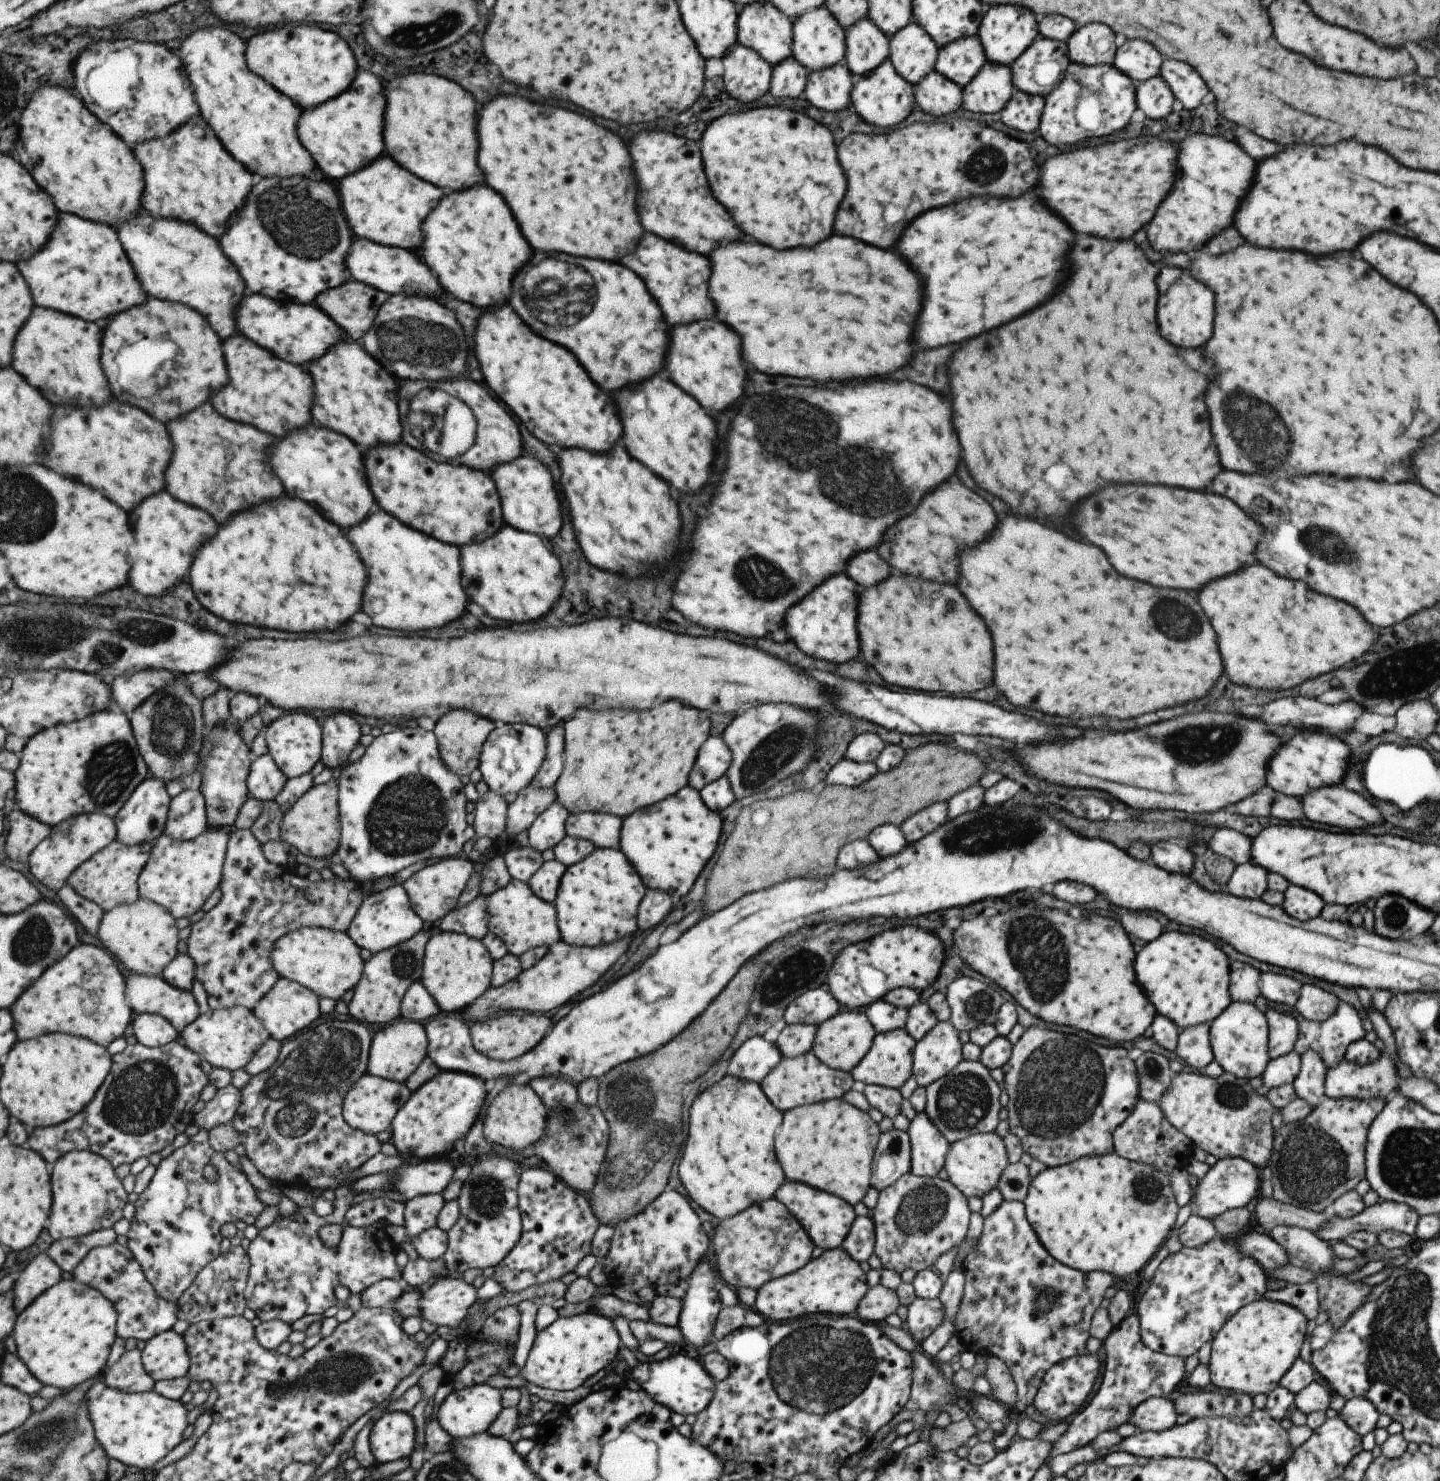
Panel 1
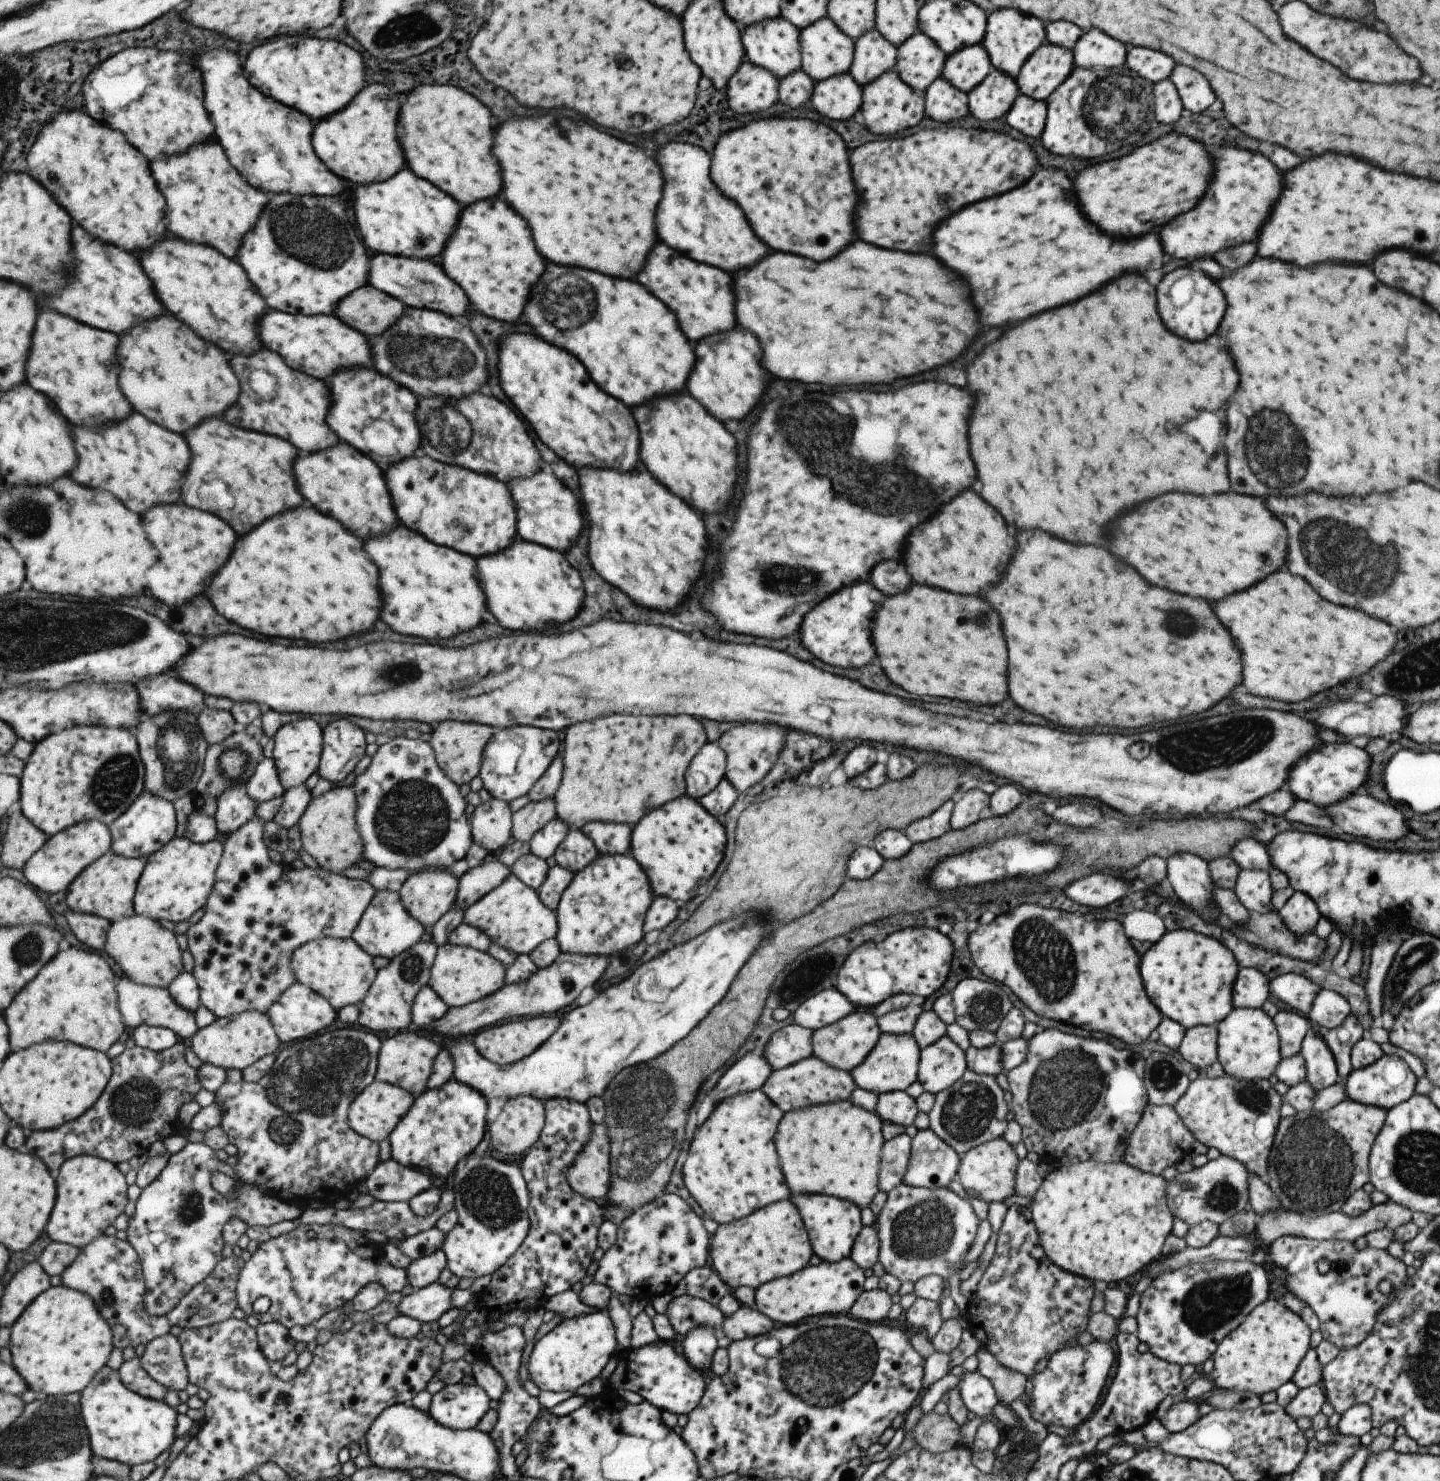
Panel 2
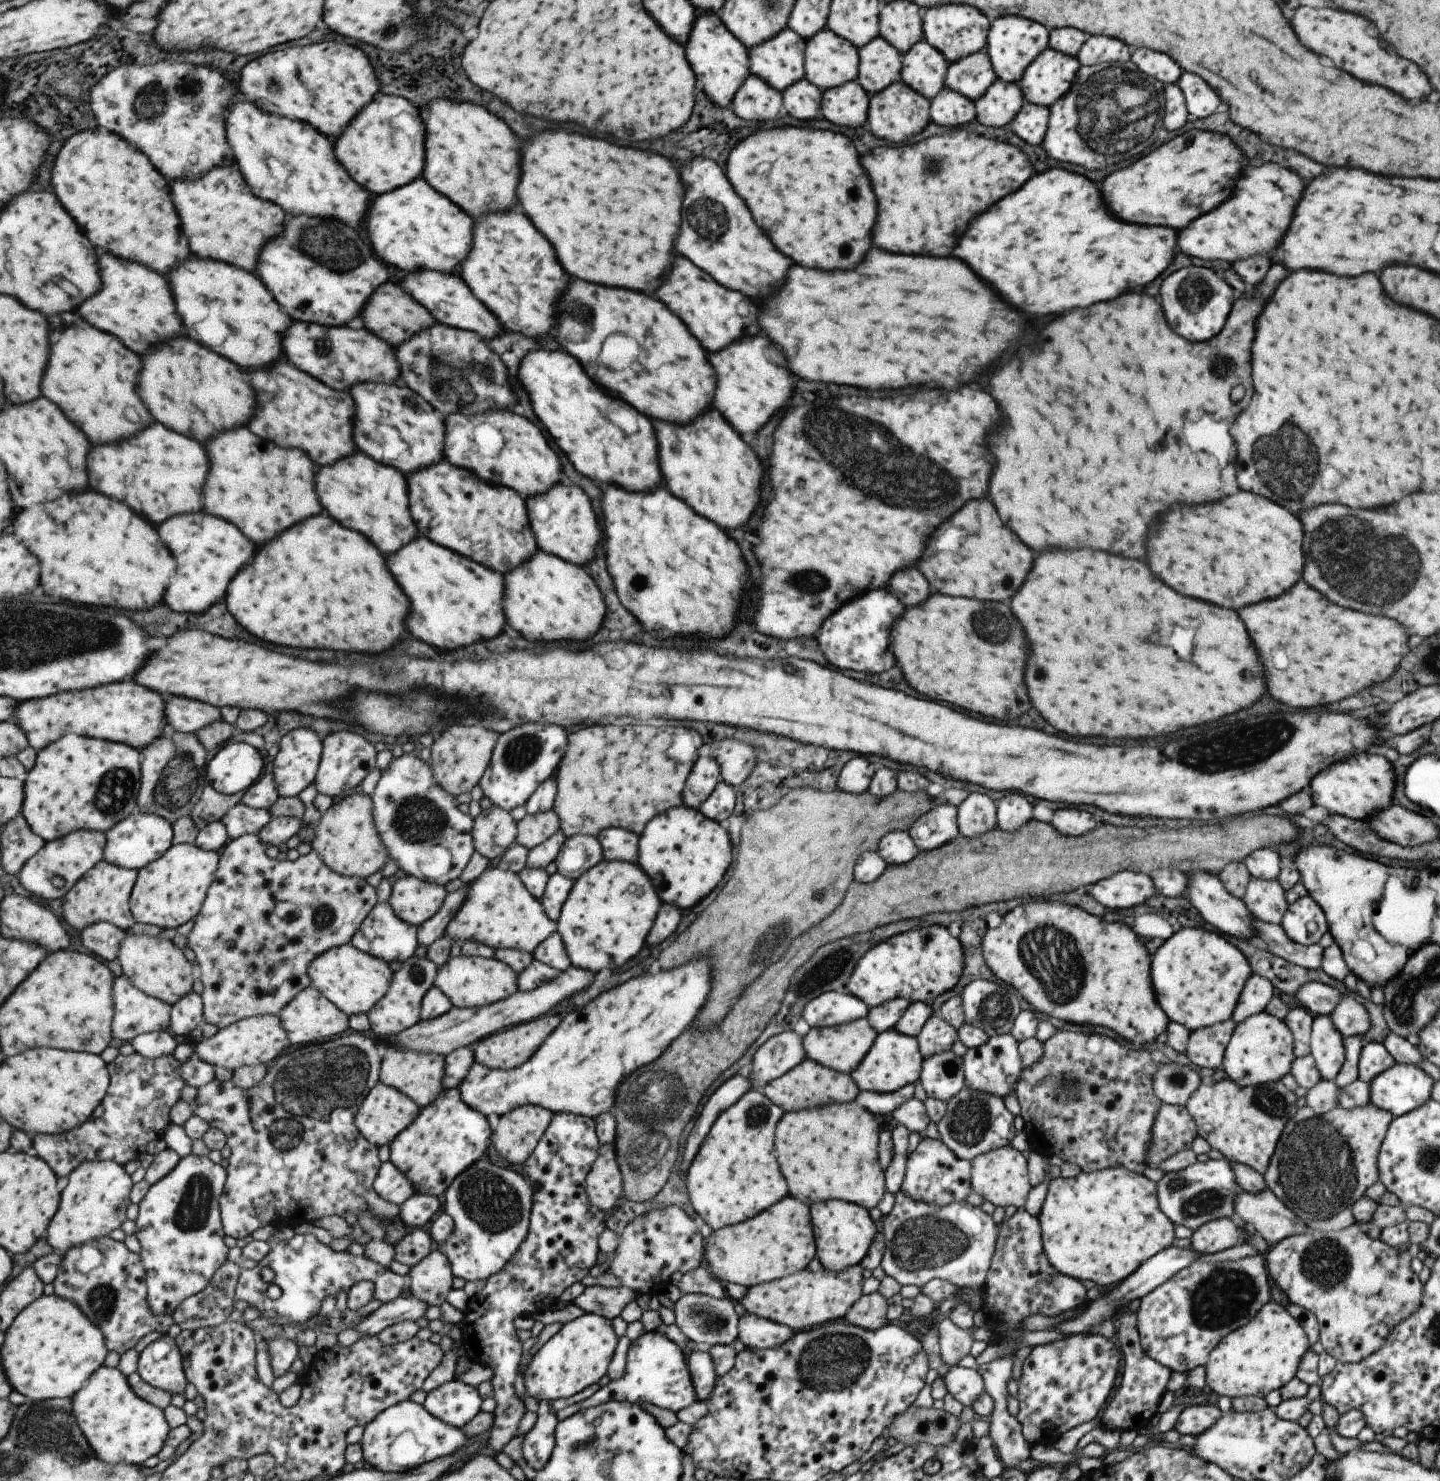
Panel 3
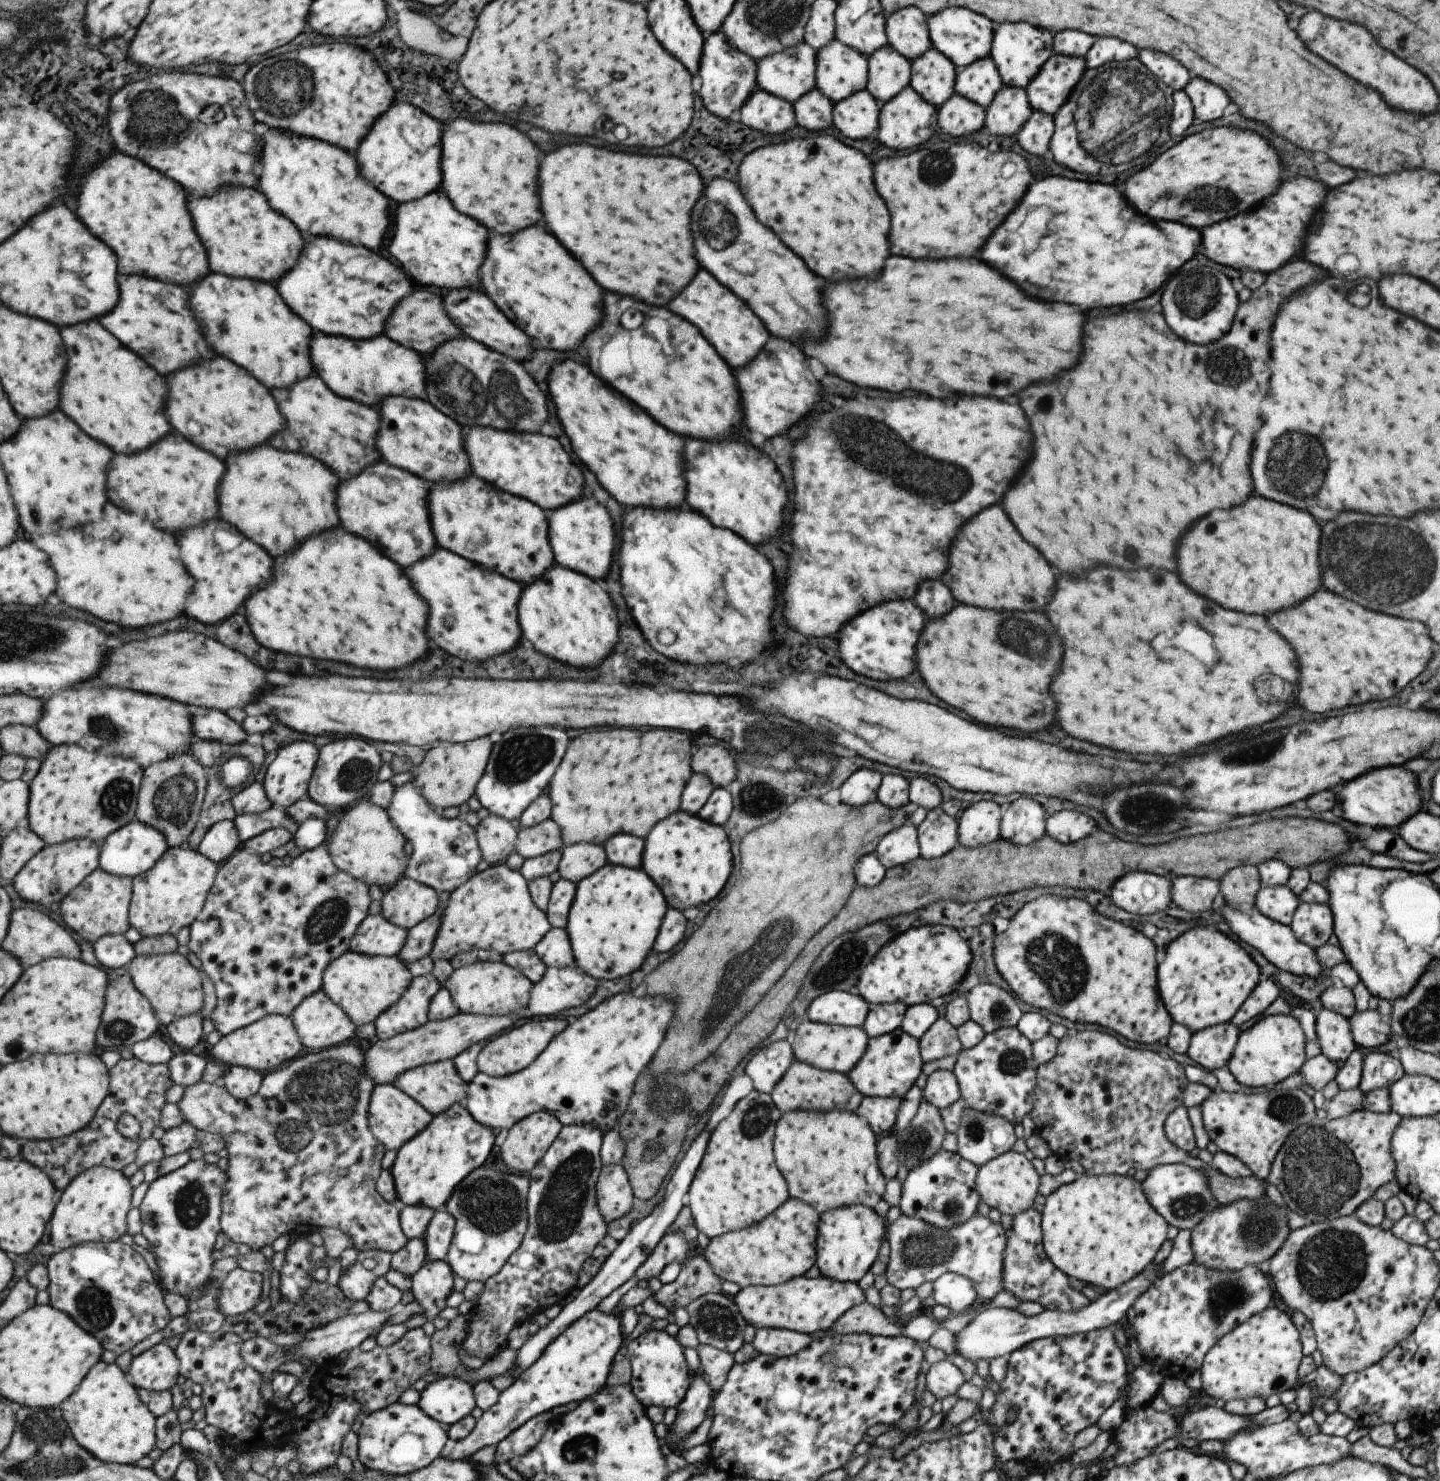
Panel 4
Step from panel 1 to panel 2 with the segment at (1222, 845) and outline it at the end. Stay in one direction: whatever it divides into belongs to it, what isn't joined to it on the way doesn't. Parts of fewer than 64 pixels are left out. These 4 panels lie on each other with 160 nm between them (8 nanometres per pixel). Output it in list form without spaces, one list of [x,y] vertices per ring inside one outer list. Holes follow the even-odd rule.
[[[1253,838],[1236,842],[1230,850],[1229,856],[1240,869],[1257,869],[1267,871],[1271,868],[1267,846]]]

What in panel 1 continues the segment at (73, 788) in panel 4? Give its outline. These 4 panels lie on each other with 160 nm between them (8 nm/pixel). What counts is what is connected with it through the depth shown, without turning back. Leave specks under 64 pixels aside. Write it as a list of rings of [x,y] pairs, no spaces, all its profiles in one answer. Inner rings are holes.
[[[117,704],[111,710],[93,714],[77,724],[61,724],[45,734],[37,734],[21,752],[21,766],[16,770],[16,806],[49,826],[61,825],[82,814],[101,813],[116,818],[139,785],[147,779],[148,763],[137,746],[129,718]]]

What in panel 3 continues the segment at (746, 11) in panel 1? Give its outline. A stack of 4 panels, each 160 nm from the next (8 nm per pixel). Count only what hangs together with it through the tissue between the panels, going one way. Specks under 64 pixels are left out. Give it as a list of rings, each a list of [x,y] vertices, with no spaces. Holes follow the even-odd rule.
[[[785,27],[773,38],[748,50],[751,75],[782,93],[804,78],[805,40]]]

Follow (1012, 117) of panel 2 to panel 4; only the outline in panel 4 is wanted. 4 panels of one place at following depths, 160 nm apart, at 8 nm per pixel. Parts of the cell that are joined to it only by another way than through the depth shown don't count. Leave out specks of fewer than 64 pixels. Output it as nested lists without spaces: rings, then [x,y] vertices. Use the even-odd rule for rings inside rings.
[[[1032,110],[1025,124],[1016,134],[1019,146],[1035,156],[1048,156],[1050,138],[1054,131],[1051,115]]]

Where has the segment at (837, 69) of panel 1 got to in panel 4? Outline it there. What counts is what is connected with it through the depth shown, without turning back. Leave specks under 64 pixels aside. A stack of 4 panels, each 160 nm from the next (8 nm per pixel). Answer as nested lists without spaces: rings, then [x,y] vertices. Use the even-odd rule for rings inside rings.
[[[865,89],[833,104],[832,124],[843,136],[851,140],[874,136],[881,104]]]

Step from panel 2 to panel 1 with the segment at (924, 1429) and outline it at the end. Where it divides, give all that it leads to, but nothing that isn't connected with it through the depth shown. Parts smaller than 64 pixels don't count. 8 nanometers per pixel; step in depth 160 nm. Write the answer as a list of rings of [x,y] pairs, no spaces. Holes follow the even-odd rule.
[[[965,1415],[962,1420],[949,1423],[945,1427],[931,1426],[928,1436],[929,1444],[938,1451],[956,1450],[965,1445],[967,1439],[976,1432],[970,1419]]]

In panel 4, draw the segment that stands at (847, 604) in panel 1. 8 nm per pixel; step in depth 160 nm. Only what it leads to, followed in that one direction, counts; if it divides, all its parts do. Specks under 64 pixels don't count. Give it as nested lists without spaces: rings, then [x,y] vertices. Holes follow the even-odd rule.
[[[895,600],[856,614],[836,635],[841,638],[839,654],[843,664],[855,674],[873,680],[899,680],[913,672],[913,646],[923,630],[923,612],[911,600]],[[915,632],[915,636],[913,636]]]

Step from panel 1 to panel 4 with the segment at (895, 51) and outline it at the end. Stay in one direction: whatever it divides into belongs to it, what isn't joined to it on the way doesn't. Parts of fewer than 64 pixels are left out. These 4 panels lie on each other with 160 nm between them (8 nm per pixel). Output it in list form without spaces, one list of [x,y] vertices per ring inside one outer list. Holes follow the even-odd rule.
[[[927,49],[915,61],[910,61],[910,65],[908,85],[931,106],[940,107],[954,94],[957,69],[938,50]]]

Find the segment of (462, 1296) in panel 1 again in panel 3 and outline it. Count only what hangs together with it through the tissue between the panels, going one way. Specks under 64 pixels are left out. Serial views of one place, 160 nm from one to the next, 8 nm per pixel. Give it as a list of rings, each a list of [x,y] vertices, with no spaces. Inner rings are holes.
[[[399,1296],[392,1302],[385,1303],[373,1315],[365,1320],[356,1330],[361,1334],[371,1334],[378,1336],[385,1328],[394,1326],[404,1321],[417,1321],[419,1318],[425,1318],[425,1310],[431,1306],[425,1300],[418,1300],[416,1297],[402,1298]]]

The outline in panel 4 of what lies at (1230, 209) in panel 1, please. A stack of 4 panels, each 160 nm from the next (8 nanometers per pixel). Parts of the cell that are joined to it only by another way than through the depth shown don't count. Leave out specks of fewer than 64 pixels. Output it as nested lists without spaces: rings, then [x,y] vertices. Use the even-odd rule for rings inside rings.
[[[1293,176],[1287,178],[1279,190],[1269,196],[1261,206],[1247,210],[1231,220],[1217,222],[1201,230],[1201,246],[1207,258],[1217,264],[1239,268],[1239,270],[1272,273],[1286,262],[1297,260],[1295,256],[1303,247],[1309,220],[1317,212],[1325,198],[1325,188],[1319,180],[1307,180]]]

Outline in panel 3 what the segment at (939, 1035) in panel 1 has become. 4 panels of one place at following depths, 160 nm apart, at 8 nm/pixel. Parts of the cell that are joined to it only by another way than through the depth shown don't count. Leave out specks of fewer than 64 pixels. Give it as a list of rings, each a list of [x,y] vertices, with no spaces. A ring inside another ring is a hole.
[[[951,1049],[931,1054],[921,1062],[918,1081],[926,1097],[945,1101],[957,1094],[964,1084],[961,1057]]]

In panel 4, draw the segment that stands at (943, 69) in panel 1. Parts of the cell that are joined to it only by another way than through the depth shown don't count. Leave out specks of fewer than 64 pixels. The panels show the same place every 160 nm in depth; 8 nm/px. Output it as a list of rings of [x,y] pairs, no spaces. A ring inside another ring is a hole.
[[[985,57],[957,70],[954,94],[965,97],[985,109],[1002,86],[991,57]]]

